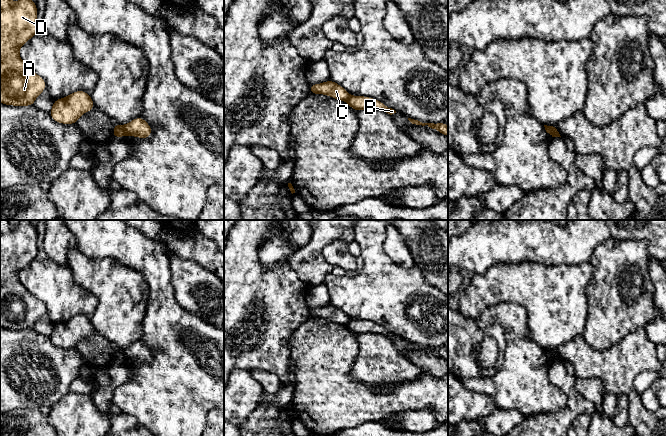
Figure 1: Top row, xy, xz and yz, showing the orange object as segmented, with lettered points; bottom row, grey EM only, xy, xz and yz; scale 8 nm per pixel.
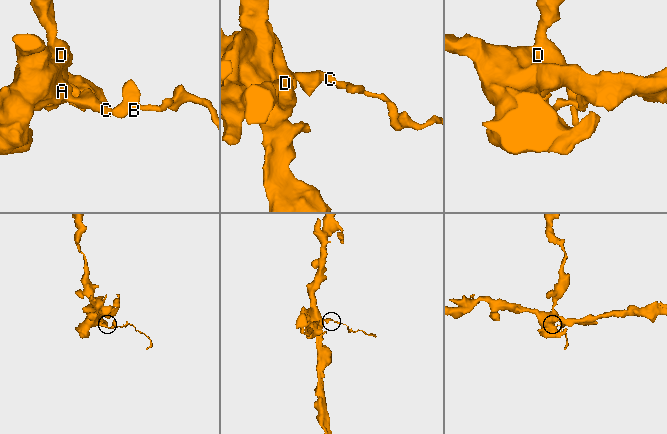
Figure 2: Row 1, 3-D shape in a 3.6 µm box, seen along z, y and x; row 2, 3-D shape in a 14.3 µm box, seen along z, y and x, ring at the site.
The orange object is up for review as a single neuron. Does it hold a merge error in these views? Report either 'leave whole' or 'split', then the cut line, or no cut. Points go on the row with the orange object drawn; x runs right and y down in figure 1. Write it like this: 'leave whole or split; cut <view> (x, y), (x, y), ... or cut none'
split; cut xy (122, 126), (124, 134)

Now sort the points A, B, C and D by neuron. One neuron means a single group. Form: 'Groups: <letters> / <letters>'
Groups: A C D / B

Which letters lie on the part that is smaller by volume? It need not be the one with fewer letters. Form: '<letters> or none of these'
B

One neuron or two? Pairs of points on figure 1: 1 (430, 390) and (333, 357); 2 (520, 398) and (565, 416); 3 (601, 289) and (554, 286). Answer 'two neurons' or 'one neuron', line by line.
1: one neuron
2: two neurons
3: two neurons

